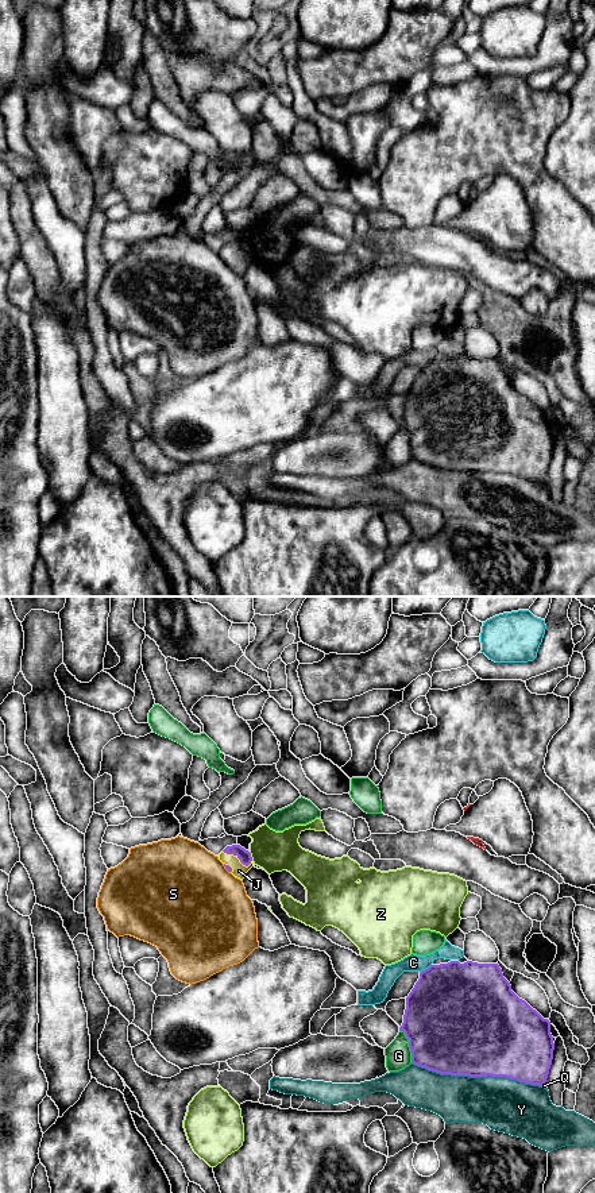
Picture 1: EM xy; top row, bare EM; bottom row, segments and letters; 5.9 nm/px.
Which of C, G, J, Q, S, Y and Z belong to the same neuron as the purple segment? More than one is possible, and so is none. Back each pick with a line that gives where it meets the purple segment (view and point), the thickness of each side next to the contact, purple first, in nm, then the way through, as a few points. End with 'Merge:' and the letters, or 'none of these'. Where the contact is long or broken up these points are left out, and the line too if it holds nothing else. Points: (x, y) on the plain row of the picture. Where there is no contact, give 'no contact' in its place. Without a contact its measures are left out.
J: meets purple in xy at (238, 253); 80 nm thick on the purple side, 90 nm on the other; runs through xy (244, 251), (238, 253), (239, 266)
Merge: J

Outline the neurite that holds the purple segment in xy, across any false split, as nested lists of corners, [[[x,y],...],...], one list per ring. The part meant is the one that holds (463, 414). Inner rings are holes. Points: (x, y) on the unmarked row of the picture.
[[[451,356],[430,360],[406,393],[403,418],[412,459],[470,472],[506,472],[542,482],[553,455],[550,417],[519,394],[498,359]]]

